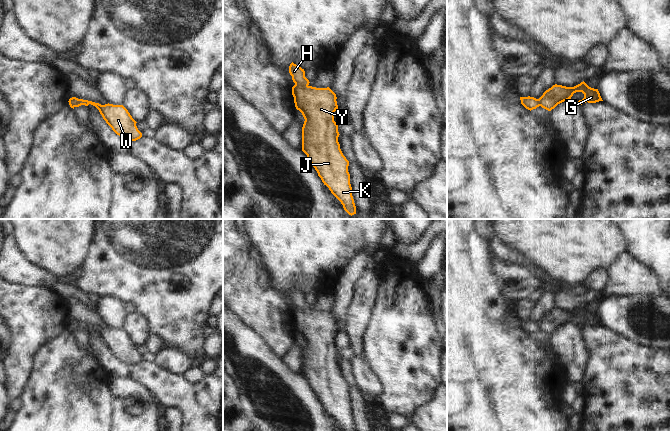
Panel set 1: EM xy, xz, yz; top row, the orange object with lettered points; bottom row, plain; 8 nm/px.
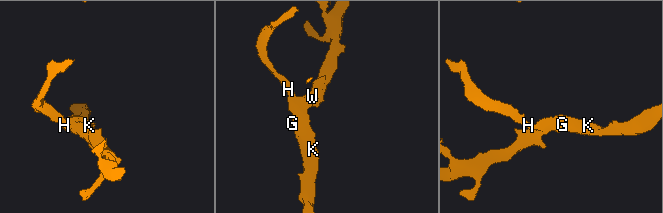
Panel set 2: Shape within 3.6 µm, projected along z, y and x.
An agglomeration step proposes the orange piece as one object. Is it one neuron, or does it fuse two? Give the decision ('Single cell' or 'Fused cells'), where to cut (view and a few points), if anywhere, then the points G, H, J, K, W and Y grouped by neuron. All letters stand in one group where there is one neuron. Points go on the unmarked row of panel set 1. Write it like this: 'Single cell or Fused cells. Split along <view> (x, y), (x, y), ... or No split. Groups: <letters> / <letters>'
Fused cells. Split along xz (295, 308), (307, 310). Groups: G J K W Y / H

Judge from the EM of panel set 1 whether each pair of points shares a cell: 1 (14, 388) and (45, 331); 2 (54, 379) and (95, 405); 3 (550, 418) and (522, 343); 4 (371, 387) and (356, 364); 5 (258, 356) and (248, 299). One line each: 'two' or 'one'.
1: one
2: one
3: one
4: one
5: two

